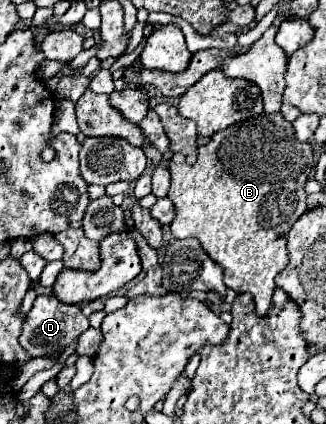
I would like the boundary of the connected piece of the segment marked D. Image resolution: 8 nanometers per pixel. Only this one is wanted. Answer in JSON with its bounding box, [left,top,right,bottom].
[20,295,88,357]

